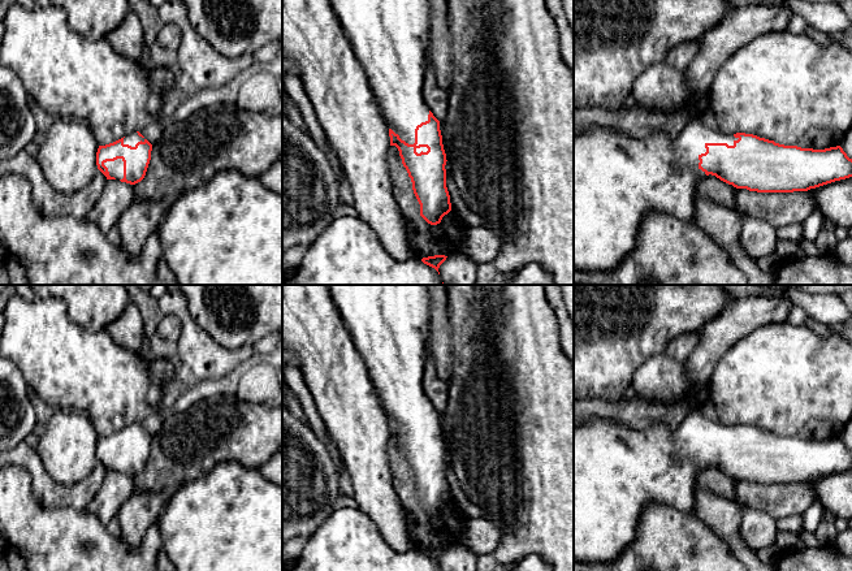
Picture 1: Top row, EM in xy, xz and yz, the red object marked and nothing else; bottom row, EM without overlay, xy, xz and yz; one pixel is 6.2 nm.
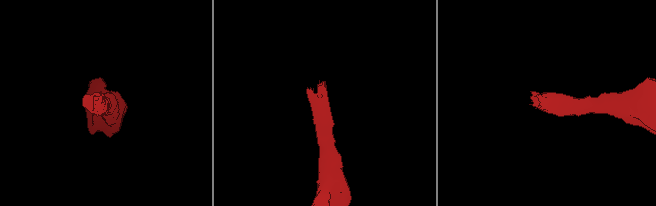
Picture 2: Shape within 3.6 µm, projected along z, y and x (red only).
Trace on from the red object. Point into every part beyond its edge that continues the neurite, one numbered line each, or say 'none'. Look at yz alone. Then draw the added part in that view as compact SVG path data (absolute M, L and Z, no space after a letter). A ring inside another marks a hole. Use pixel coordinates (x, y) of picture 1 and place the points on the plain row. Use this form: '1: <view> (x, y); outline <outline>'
1: yz (617, 470); outline M699 406L675 431L663 424L646 429L632 429L601 418L593 418L584 424L574 421L574 561L583 563L614 562L633 542L641 510L648 502L696 514L695 485L699 472L706 467L699 459L699 447L706 444L706 434L734 437L738 431L719 420L708 419Z

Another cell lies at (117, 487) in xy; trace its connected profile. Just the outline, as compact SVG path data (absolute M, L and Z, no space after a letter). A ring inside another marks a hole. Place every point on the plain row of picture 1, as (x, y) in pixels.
M107 471L103 485L85 509L104 525L117 516L125 501L135 492L133 476L118 471Z

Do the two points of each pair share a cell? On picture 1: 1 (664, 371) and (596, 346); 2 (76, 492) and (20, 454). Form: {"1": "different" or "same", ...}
{"1": "different", "2": "same"}

